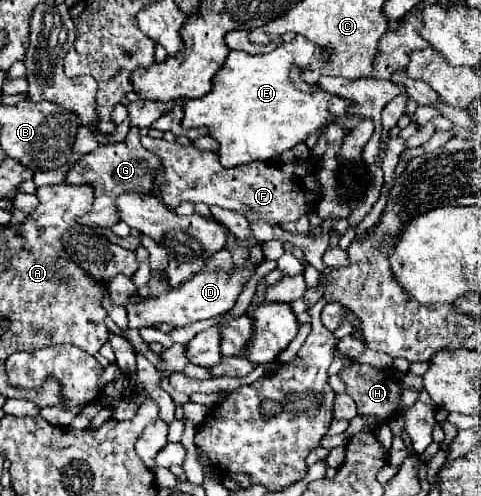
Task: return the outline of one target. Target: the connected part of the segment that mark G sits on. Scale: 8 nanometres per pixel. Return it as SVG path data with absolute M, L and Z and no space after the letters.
M130 128L124 142L114 144L100 144L94 152L84 154L74 170L68 174L68 184L90 184L94 188L94 206L88 214L80 218L80 224L86 226L98 226L98 228L112 228L116 222L120 222L120 216L116 214L116 196L120 194L152 194L154 192L154 180L162 170L160 158L156 154L150 154L150 150L144 150L140 144L140 128Z

